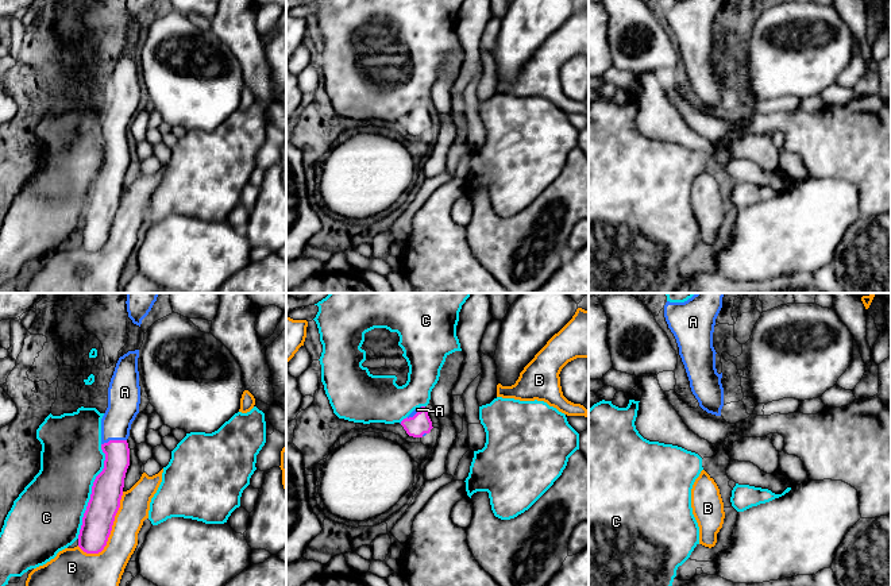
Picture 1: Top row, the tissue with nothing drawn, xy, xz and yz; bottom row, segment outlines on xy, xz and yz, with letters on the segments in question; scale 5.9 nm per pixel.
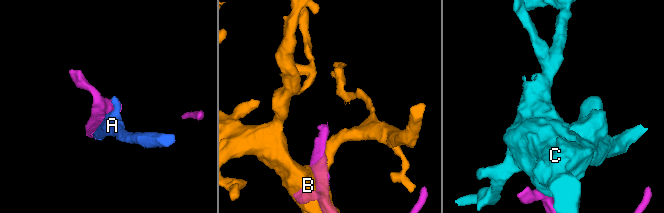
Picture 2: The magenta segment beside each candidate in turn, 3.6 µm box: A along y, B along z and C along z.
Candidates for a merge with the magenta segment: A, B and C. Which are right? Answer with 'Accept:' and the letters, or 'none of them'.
Accept: A

